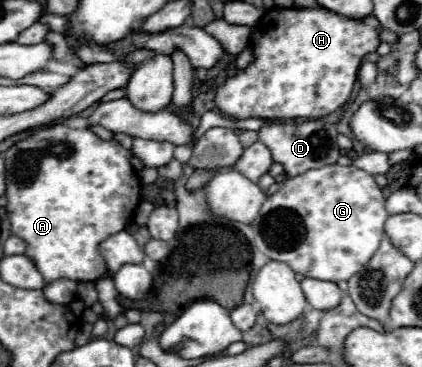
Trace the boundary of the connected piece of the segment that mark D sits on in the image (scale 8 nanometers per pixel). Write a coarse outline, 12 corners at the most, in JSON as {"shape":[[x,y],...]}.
{"shape":[[323,119],[271,121],[259,141],[287,177],[337,163]]}

